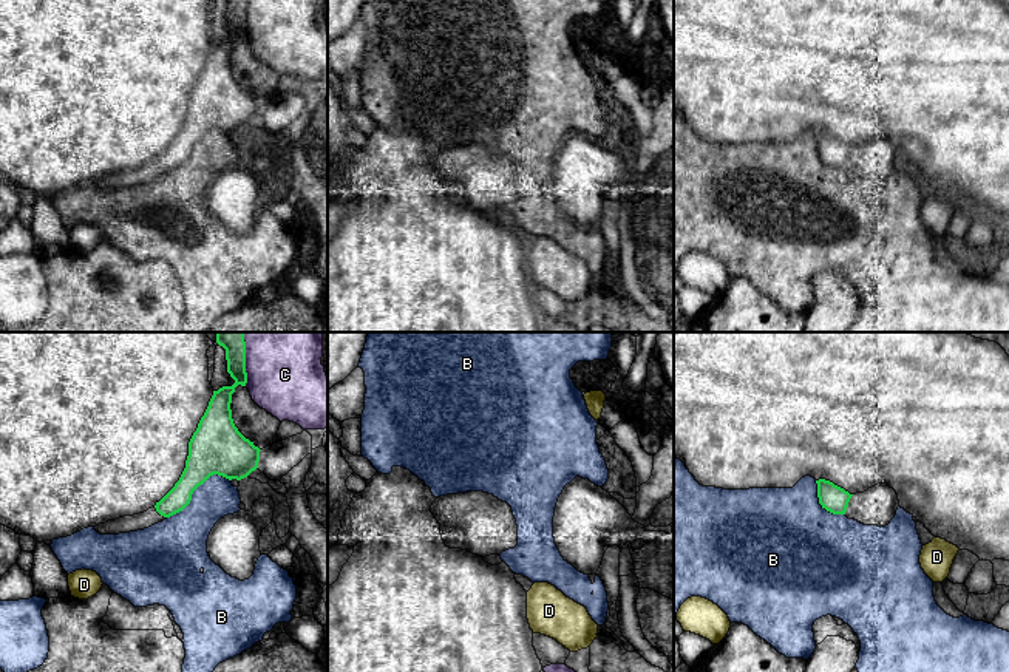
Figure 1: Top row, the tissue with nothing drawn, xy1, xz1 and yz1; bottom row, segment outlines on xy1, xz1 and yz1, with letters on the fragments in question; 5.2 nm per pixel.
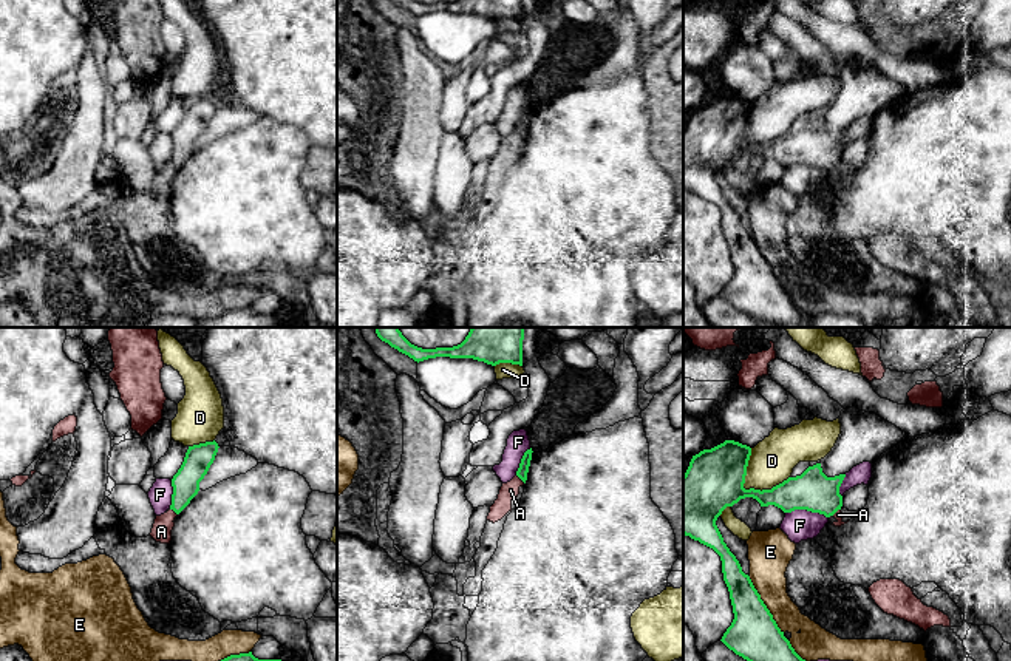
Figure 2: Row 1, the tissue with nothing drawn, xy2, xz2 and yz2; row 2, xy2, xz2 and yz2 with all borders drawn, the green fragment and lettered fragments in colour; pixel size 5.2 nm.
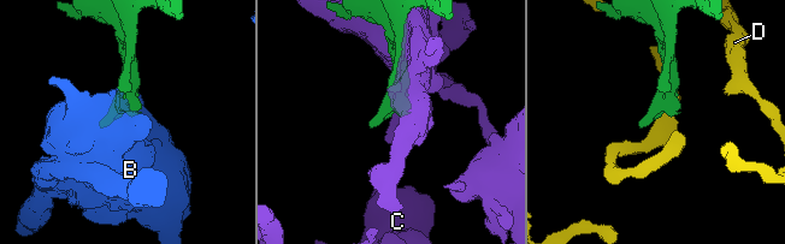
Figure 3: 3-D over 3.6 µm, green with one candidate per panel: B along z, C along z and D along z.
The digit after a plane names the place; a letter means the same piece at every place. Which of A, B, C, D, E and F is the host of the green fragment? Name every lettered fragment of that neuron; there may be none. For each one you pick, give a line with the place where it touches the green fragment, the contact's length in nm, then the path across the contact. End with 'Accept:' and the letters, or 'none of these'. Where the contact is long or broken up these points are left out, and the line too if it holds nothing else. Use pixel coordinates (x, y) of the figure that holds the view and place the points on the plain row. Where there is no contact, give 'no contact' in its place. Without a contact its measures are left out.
Accept: none of these

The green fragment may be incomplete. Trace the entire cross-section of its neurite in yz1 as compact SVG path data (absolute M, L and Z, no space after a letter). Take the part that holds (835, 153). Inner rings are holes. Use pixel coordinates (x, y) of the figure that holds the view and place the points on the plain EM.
M819 133L816 137L822 162L833 168L845 168L864 179L888 179L899 161L896 145L887 137L878 137L856 148L850 148L825 133Z

